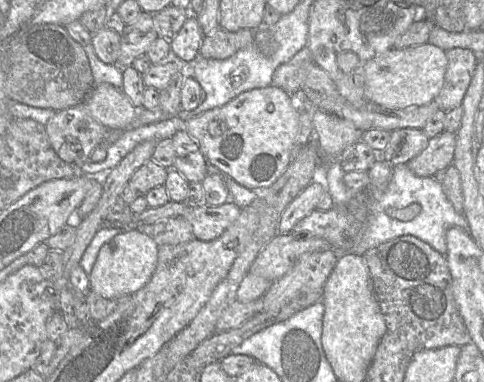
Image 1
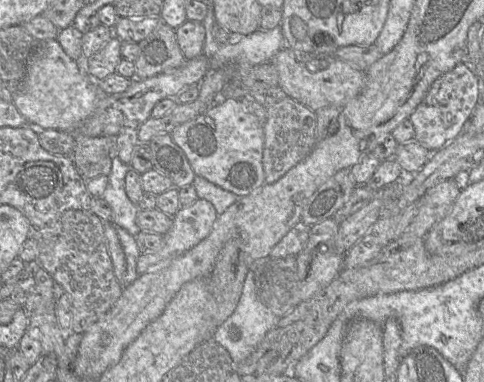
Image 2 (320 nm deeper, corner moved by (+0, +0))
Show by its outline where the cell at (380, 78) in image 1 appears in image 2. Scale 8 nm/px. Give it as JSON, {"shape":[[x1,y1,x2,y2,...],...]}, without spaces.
{"shape":[[284,46,270,60,279,75,279,87,286,95,307,106,314,112,329,106,343,107,356,97,365,85,365,71,360,71,348,63,336,58,328,57,328,67,322,71,311,72,307,66,296,58,294,51]]}

